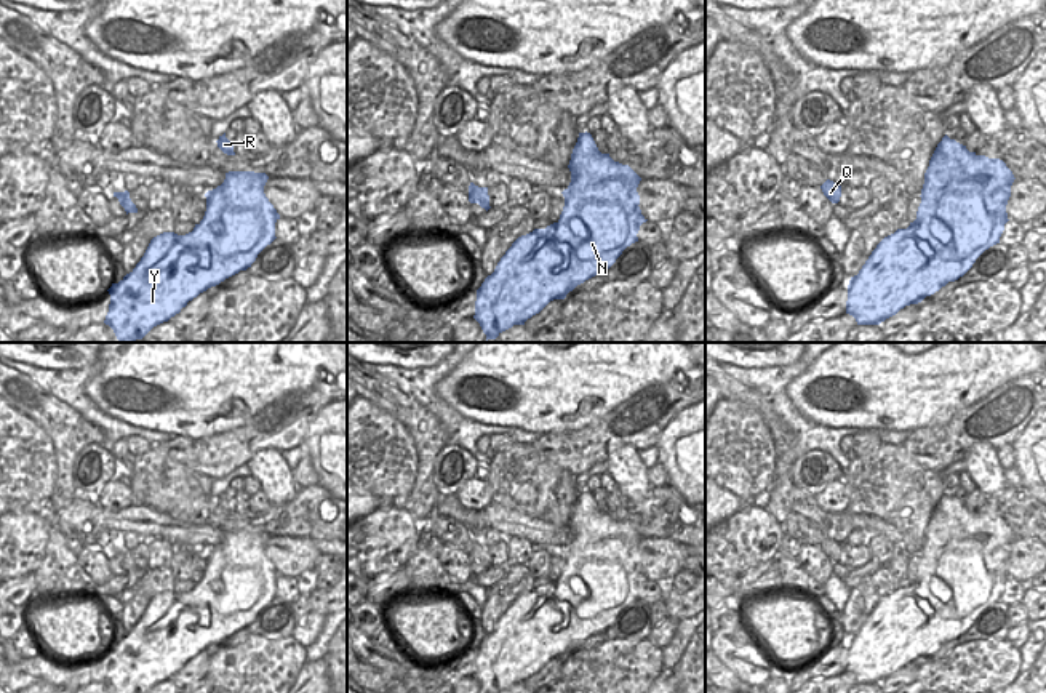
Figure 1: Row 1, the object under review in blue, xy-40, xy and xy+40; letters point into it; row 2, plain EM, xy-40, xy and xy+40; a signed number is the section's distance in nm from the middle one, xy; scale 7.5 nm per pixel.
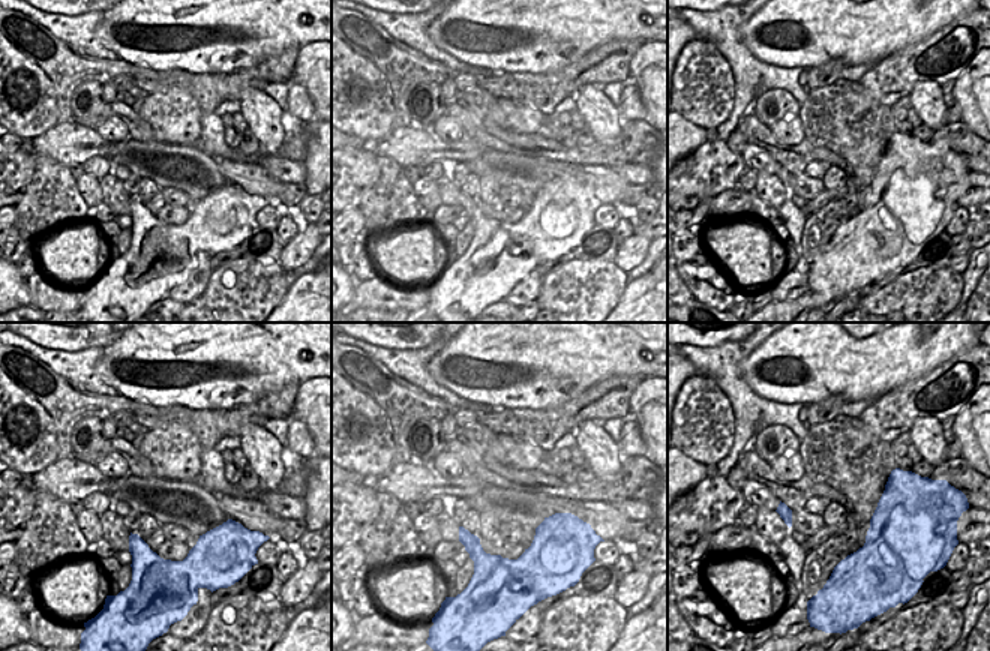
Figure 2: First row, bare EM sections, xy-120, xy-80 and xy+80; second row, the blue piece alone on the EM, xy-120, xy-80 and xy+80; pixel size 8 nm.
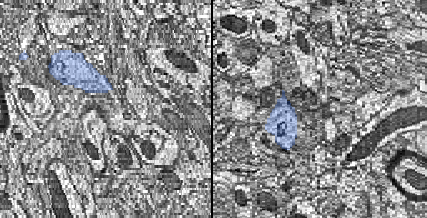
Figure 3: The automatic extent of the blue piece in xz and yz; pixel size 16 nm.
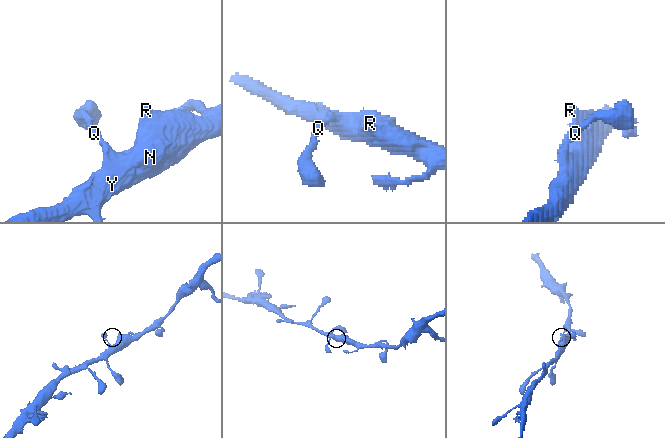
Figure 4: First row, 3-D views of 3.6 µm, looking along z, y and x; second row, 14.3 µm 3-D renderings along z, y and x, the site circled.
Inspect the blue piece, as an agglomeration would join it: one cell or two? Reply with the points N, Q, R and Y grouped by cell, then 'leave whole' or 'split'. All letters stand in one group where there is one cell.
N Q R Y; leave whole

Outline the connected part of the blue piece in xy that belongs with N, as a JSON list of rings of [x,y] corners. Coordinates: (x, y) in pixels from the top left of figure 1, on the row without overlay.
[[[587,490],[579,491],[568,527],[571,541],[561,551],[565,565],[560,578],[518,595],[477,648],[473,677],[485,693],[525,683],[550,659],[565,658],[577,643],[605,632],[627,605],[638,600],[640,584],[648,579],[638,565],[641,536],[629,523],[601,512]]]

